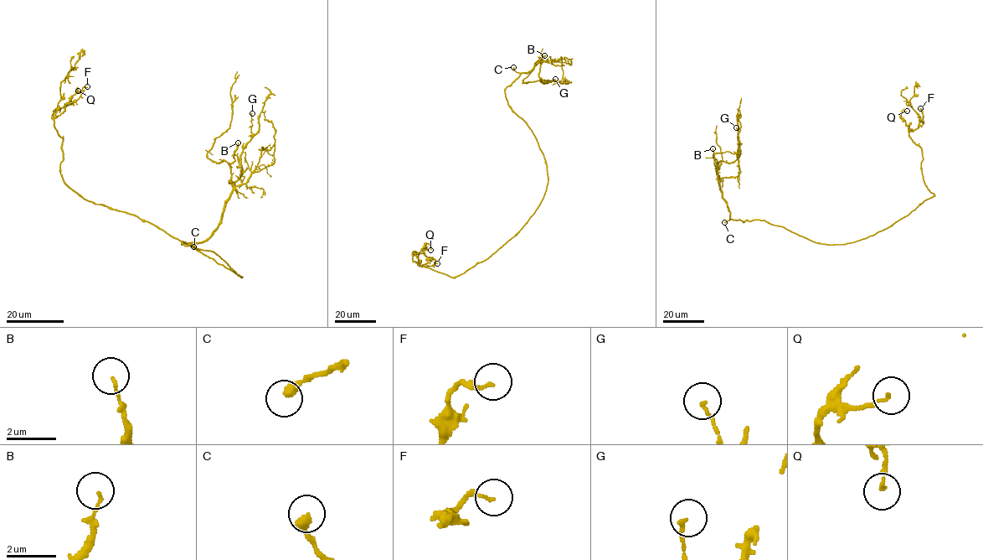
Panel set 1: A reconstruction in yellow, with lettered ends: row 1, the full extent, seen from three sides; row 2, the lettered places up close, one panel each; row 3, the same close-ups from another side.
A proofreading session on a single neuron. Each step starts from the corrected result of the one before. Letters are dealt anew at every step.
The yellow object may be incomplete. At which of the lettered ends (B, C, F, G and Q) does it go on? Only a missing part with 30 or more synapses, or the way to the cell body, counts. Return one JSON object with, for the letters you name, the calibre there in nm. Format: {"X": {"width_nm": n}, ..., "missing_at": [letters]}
{"C": {"width_nm": 360}, "F": {"width_nm": 140}, "missing_at": ["C", "F"]}

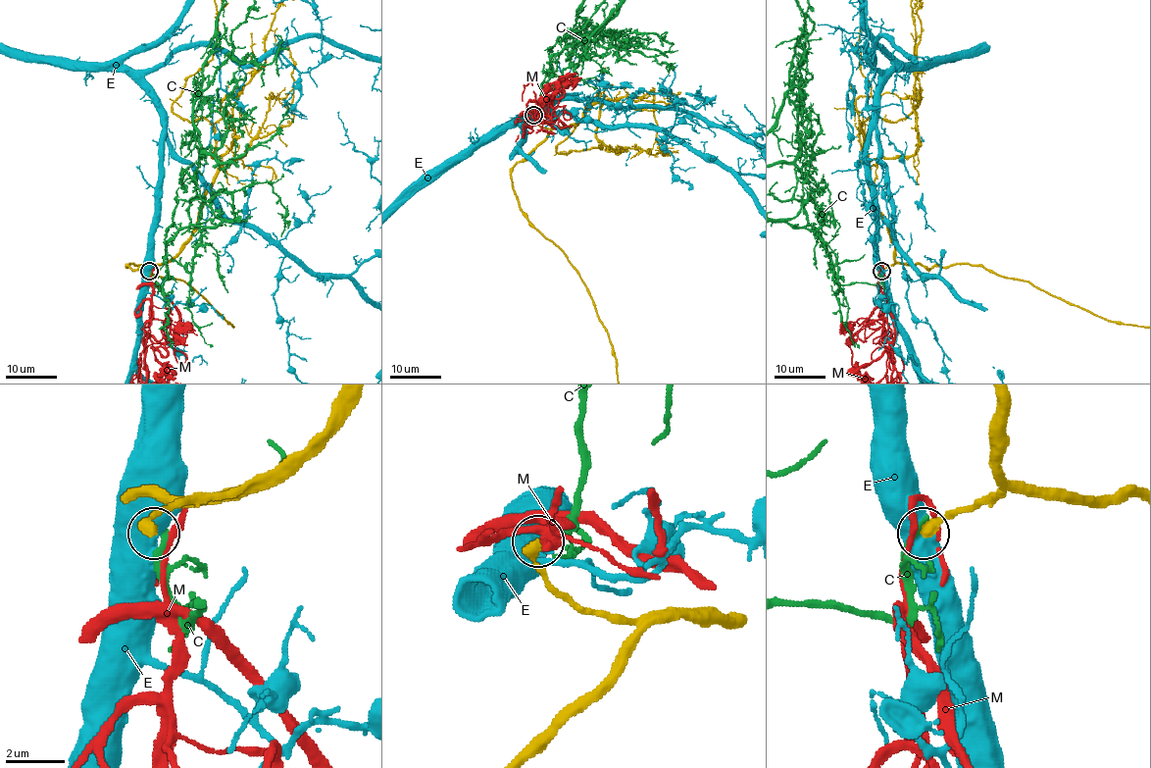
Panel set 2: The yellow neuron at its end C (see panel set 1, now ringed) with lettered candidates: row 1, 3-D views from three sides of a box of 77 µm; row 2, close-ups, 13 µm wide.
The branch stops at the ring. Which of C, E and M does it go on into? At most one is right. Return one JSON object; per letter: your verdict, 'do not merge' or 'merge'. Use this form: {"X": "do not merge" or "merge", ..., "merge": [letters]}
{"C": "do not merge", "E": "do not merge", "M": "do not merge", "merge": []}

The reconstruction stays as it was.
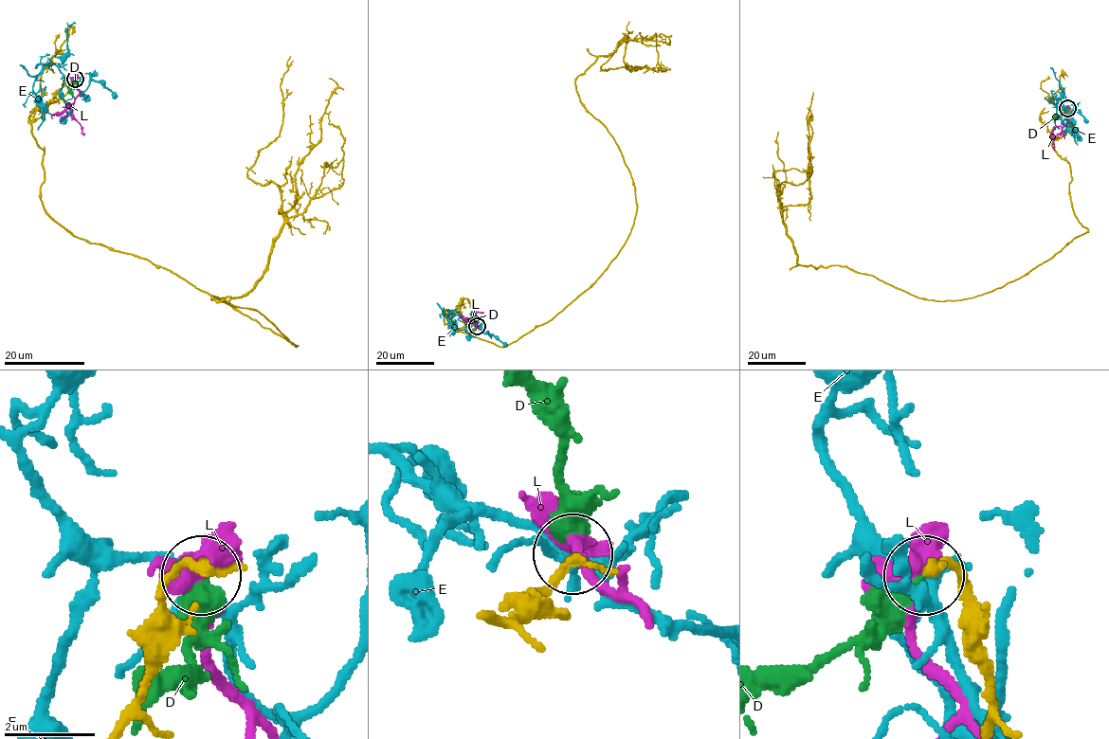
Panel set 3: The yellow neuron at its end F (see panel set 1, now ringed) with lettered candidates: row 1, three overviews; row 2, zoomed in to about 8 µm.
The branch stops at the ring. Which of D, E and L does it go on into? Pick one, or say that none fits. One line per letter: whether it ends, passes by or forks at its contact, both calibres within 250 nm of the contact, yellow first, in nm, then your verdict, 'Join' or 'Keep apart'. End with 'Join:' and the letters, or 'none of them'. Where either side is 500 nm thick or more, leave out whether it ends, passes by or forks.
D: It ends there. Thickness 240 nm (yellow) against 400 nm. Join
E: It forks there. Thickness 240 nm (yellow) against 220 nm. Keep apart
L: It passes by. Thickness 240 nm (yellow) against 480 nm. Keep apart
Join: D

